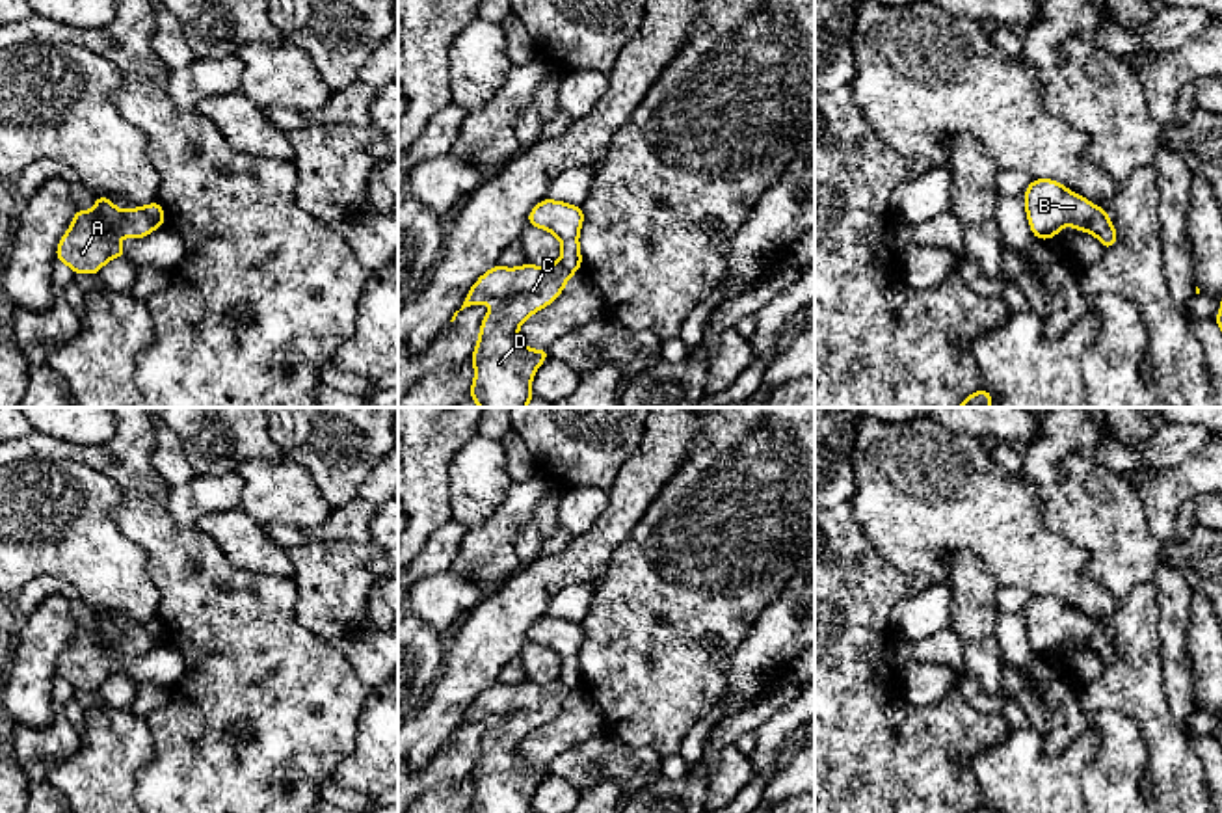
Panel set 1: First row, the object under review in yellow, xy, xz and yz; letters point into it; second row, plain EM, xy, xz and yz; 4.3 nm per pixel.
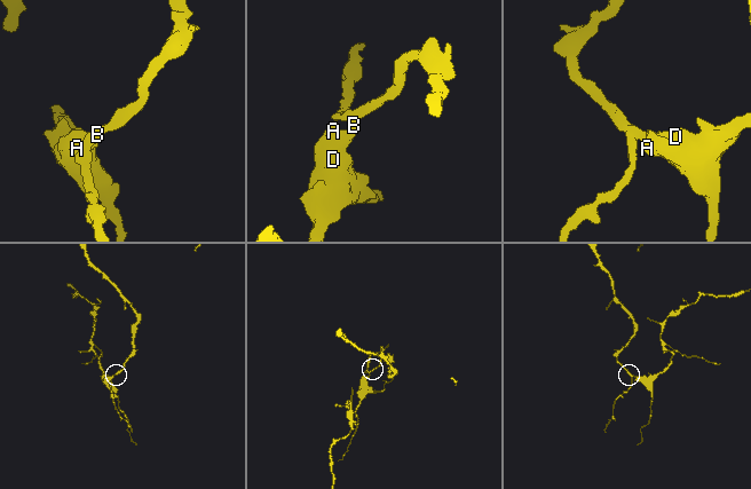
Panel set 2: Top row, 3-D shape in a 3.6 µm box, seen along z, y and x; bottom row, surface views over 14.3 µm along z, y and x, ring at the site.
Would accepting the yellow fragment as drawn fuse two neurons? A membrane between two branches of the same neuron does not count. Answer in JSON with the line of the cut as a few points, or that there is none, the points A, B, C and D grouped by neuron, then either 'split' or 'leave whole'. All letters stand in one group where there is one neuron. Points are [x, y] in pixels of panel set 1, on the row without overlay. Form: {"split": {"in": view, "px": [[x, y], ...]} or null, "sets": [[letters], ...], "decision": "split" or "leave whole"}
{"split": {"in": "yz", "px": [[1098, 624], [1087, 646]]}, "sets": [["A", "C", "D"], ["B"]], "decision": "split"}

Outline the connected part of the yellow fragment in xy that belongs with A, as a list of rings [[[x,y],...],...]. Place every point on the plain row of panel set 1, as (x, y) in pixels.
[[[97,612],[93,629],[76,623],[74,636],[58,660],[56,677],[74,690],[97,692],[110,675],[126,673],[123,660],[108,653],[110,647],[125,655],[145,655],[154,646],[145,623],[119,627],[106,612]]]

